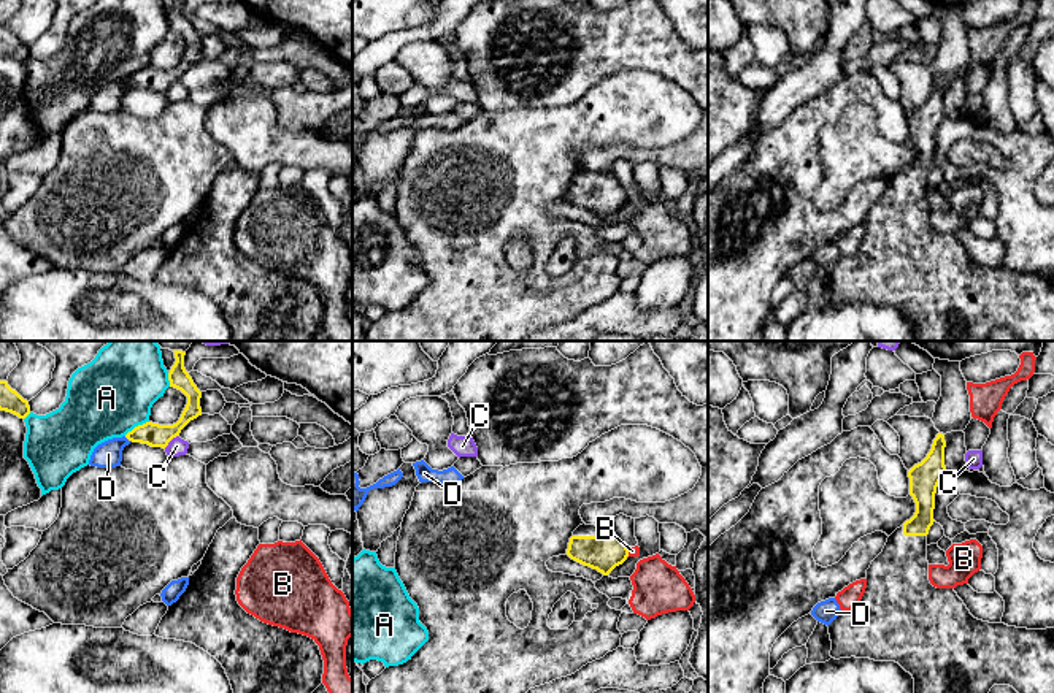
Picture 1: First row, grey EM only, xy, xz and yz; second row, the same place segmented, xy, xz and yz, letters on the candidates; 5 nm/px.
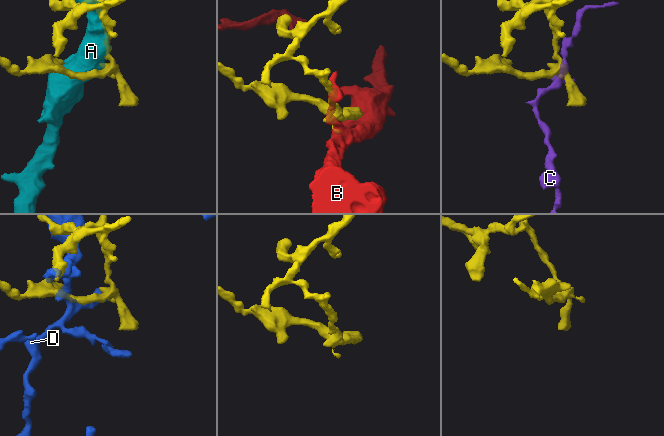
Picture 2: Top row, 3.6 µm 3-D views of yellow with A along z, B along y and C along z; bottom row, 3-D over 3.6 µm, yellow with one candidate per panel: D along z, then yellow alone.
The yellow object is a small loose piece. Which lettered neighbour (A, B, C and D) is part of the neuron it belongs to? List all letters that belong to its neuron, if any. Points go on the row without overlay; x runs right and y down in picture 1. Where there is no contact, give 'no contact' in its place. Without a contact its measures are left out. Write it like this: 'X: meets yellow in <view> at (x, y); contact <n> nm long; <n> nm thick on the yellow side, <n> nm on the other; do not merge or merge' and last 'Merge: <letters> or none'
A: meets yellow in xy at (135, 72); contact 150 nm long; 120 nm thick on the yellow side, 400 nm on the other; do not merge
B: meets yellow in xz at (627, 197); contact 60 nm long; 180 nm thick on the yellow side, 50 nm on the other; do not merge
C: meets yellow in xy at (170, 84); contact 100 nm long; 120 nm thick on the yellow side, 90 nm on the other; do not merge
D: meets yellow in xy at (129, 84); contact 50 nm long; 120 nm thick on the yellow side, 140 nm on the other; do not merge
Merge: none

